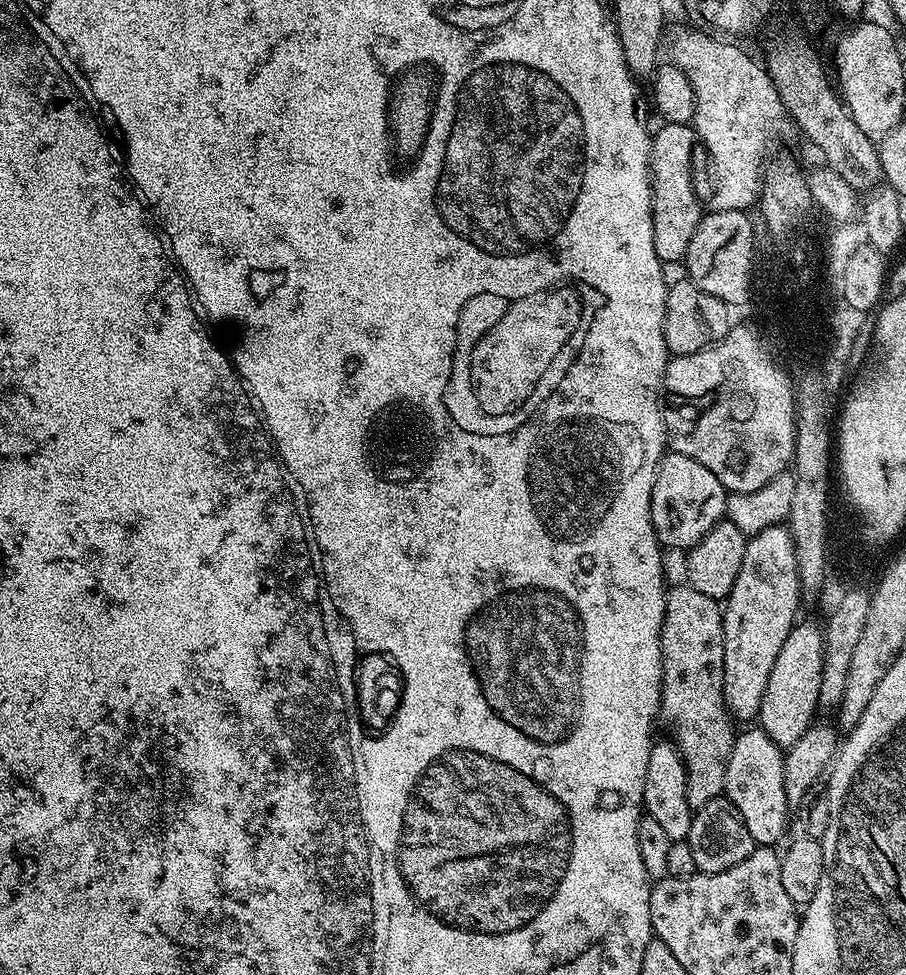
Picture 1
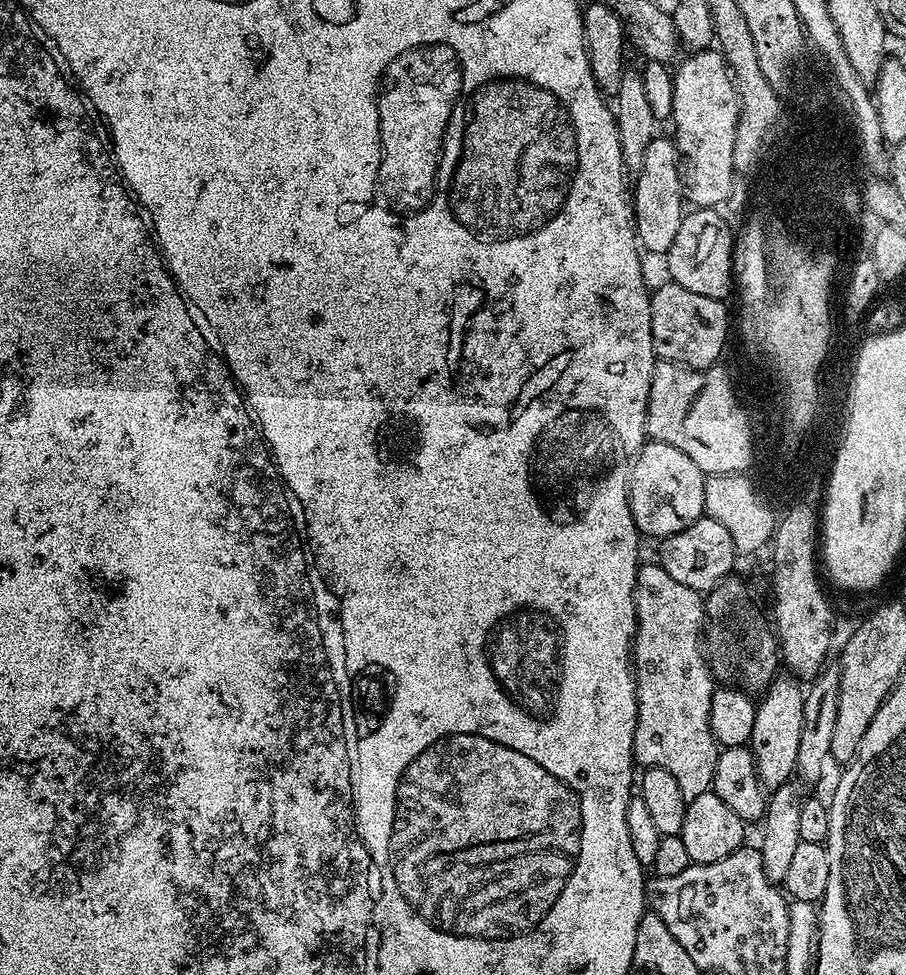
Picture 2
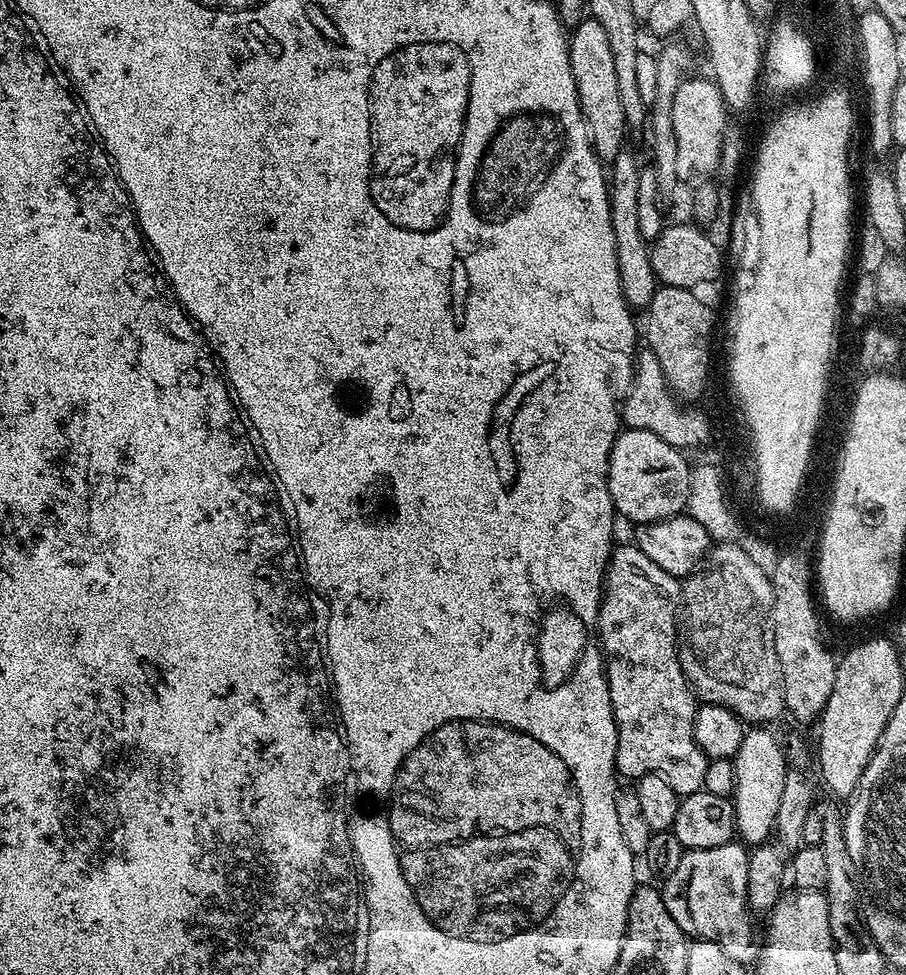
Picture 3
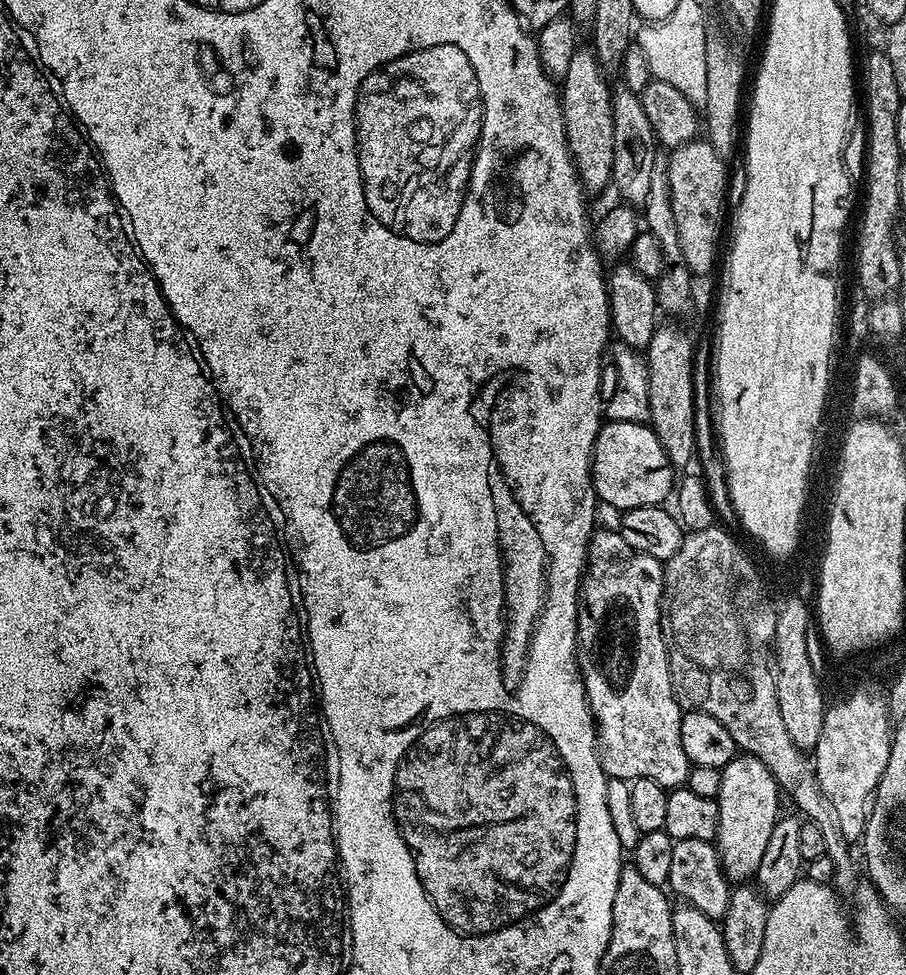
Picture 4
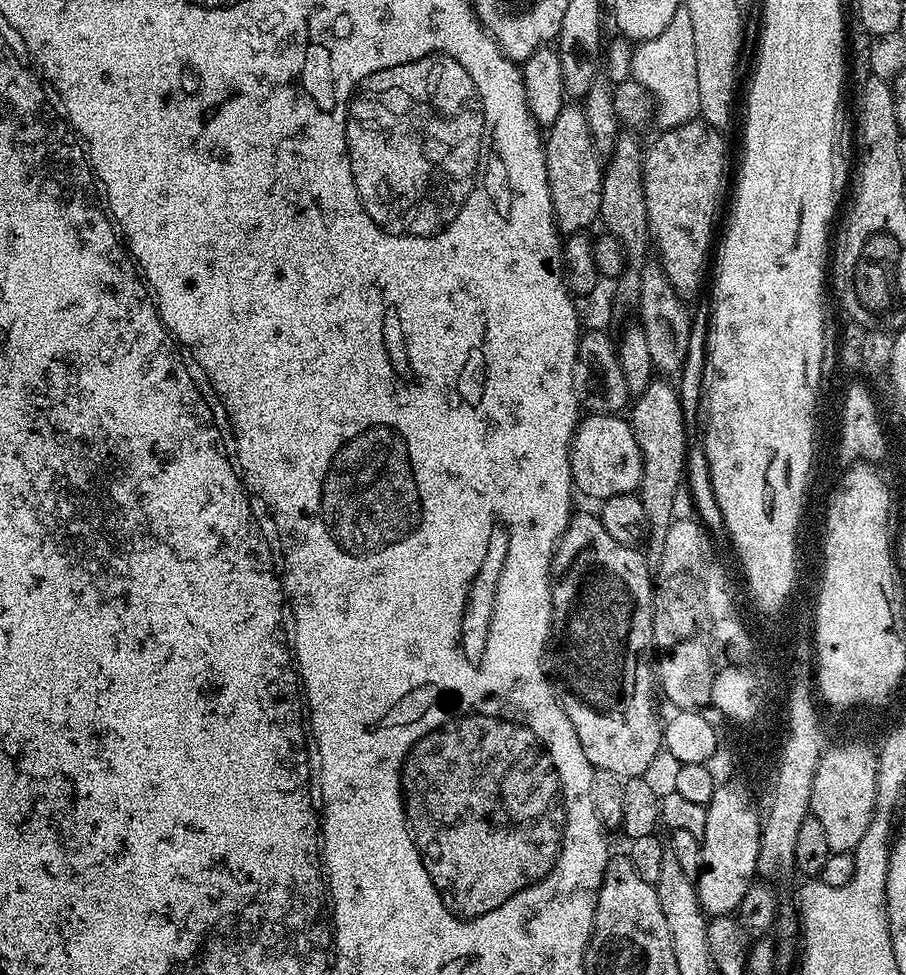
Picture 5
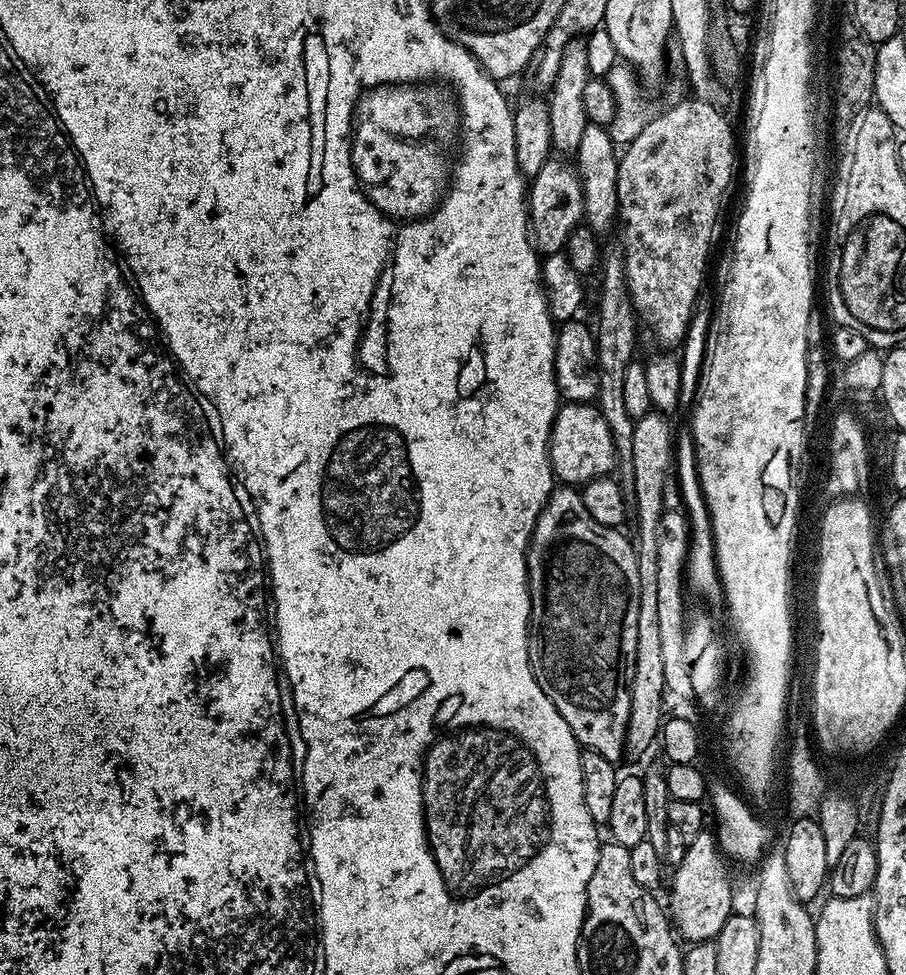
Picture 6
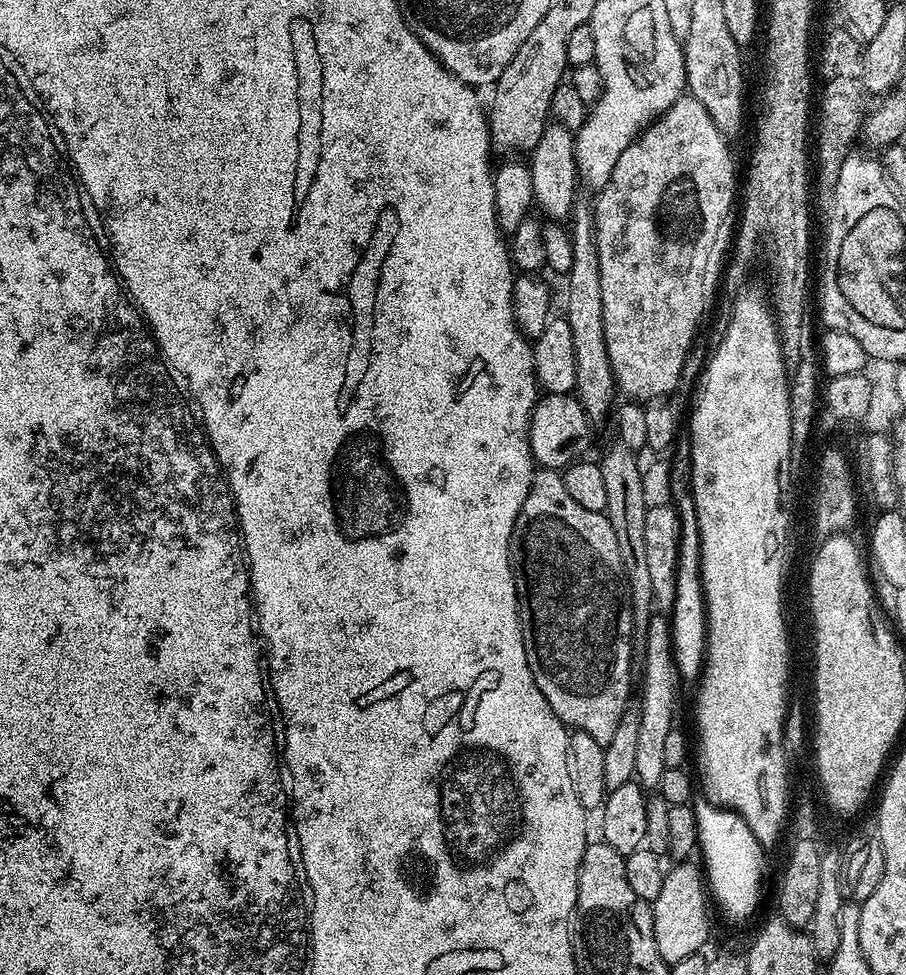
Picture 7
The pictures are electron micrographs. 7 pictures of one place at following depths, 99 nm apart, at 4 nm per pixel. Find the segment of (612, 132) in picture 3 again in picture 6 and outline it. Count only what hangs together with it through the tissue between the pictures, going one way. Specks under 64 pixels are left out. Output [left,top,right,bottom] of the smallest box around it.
[526,158,584,258]

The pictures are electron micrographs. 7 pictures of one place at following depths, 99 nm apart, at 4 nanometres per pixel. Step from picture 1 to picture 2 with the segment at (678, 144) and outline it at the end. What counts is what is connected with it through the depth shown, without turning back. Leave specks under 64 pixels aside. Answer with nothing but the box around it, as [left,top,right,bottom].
[634,134,686,254]

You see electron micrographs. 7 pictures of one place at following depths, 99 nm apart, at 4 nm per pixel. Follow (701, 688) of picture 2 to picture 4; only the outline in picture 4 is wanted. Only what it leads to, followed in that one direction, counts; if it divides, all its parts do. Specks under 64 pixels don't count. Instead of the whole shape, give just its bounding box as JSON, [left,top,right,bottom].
[576,531,692,790]

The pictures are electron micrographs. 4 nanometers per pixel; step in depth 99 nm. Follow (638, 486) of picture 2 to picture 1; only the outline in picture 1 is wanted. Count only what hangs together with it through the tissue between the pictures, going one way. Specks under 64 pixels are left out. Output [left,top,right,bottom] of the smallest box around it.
[650,451,729,550]

